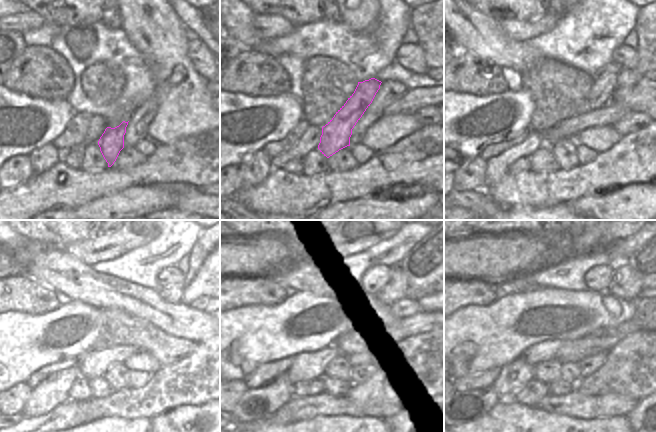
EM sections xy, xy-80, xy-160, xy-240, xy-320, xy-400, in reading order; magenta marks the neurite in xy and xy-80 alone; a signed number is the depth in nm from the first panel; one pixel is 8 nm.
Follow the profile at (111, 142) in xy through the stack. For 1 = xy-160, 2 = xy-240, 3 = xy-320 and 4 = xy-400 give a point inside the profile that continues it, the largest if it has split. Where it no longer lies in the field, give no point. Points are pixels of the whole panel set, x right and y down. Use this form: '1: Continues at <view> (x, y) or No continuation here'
1: Continues at xy-160 (604, 84)
2: Continues at xy-240 (173, 293)
3: Continues at xy-320 (396, 289)
4: Continues at xy-400 (625, 284).

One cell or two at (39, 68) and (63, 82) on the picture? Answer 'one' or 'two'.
one

